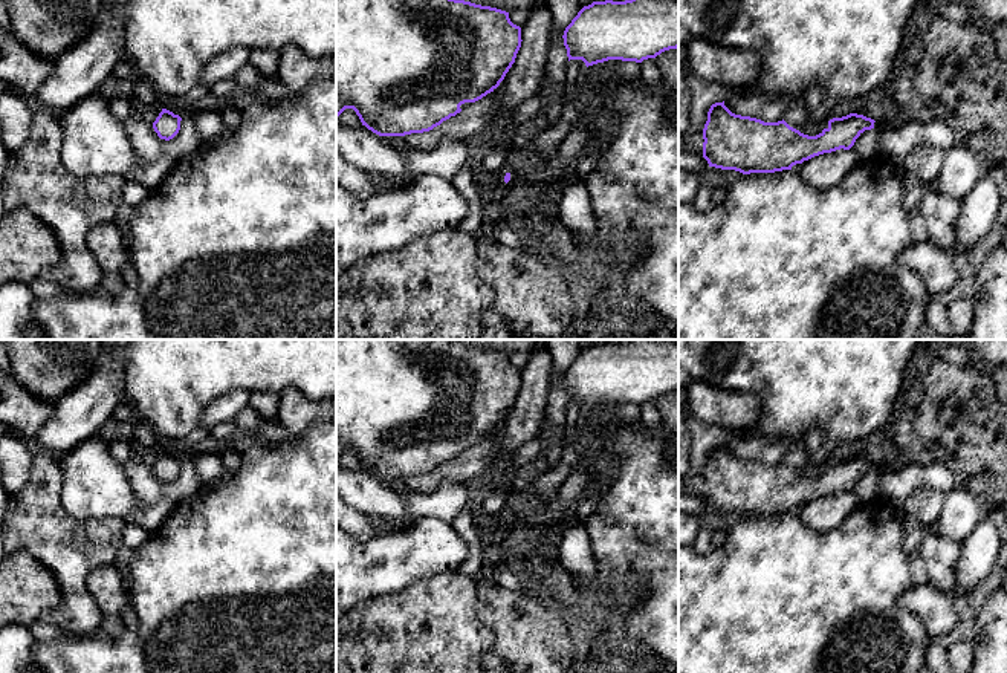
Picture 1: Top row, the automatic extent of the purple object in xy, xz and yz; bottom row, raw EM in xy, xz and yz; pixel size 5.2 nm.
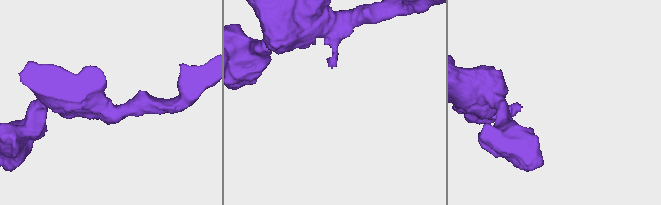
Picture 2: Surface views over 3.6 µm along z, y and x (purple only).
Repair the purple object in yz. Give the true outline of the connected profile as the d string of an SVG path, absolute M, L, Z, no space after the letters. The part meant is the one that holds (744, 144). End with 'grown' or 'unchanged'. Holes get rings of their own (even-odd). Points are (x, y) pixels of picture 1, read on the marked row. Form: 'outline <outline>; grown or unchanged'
outline M715 102L707 112L707 121L703 128L703 158L709 167L721 170L735 170L743 174L775 173L792 170L814 156L836 150L850 150L856 139L865 132L876 128L880 133L889 128L889 122L874 121L863 115L850 113L828 121L828 127L816 136L808 136L790 127L784 119L778 122L764 122L756 118L732 113L723 102Z; grown

